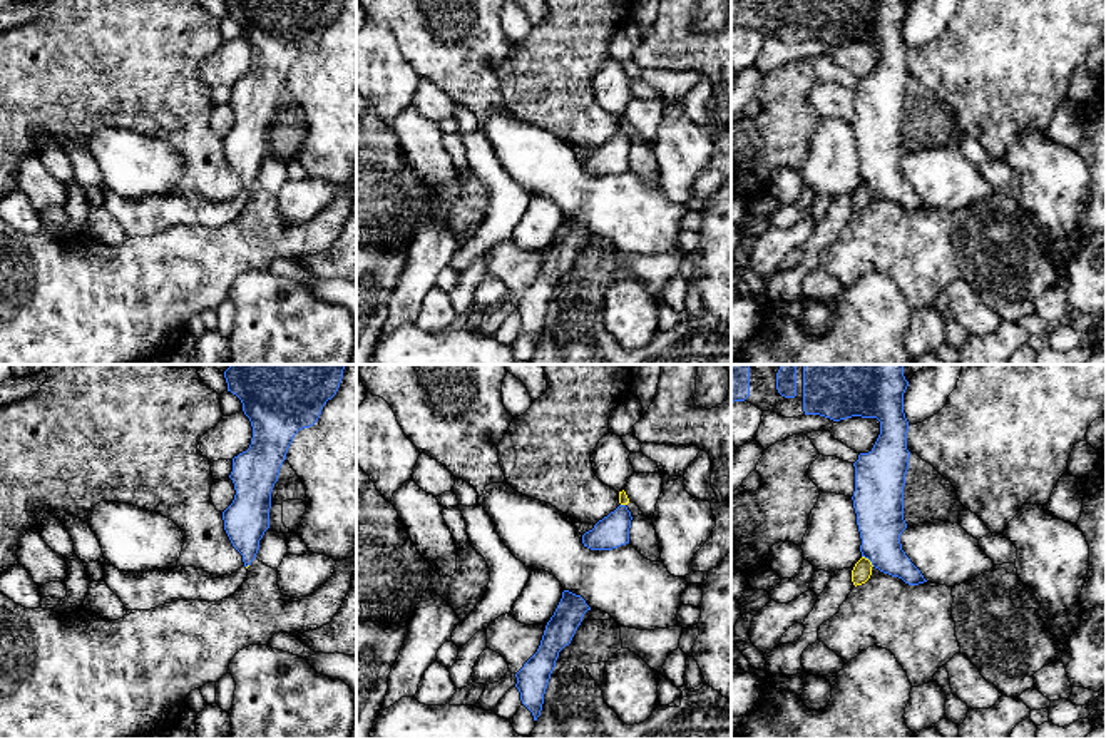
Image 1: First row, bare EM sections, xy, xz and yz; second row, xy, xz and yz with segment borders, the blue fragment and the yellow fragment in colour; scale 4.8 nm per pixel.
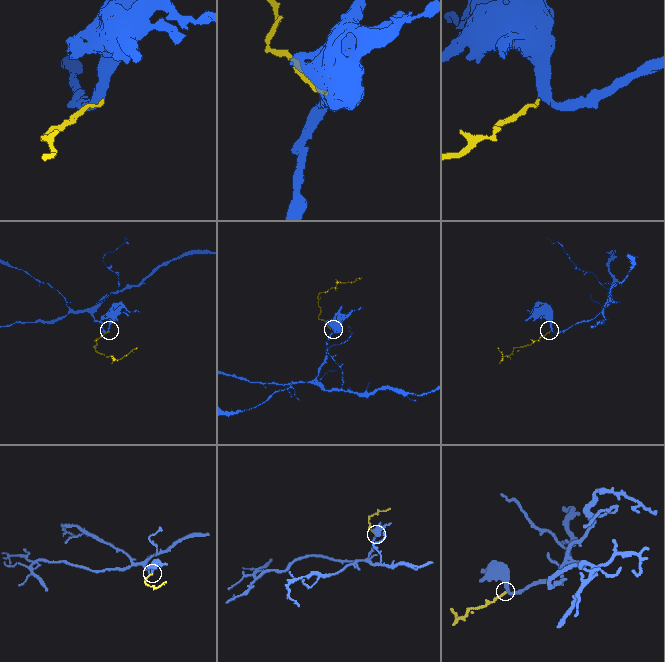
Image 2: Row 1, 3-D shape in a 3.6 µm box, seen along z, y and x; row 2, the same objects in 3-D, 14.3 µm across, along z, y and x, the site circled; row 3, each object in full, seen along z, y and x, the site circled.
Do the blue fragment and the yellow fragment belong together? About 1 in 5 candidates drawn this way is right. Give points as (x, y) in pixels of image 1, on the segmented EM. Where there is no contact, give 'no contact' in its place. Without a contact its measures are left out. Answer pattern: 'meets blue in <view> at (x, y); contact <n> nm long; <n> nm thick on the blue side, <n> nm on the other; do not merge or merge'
meets blue in yz at (869, 559); contact 80 nm long; 220 nm thick on the blue side, 90 nm on the other; do not merge

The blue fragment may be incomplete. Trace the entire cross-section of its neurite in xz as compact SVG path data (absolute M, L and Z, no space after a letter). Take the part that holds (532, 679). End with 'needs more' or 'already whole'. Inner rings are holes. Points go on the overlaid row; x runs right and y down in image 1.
M564 590L554 615L545 625L537 652L515 674L520 701L532 712L534 721L540 716L544 694L559 652L571 644L587 610L591 607L581 595Z; already whole

